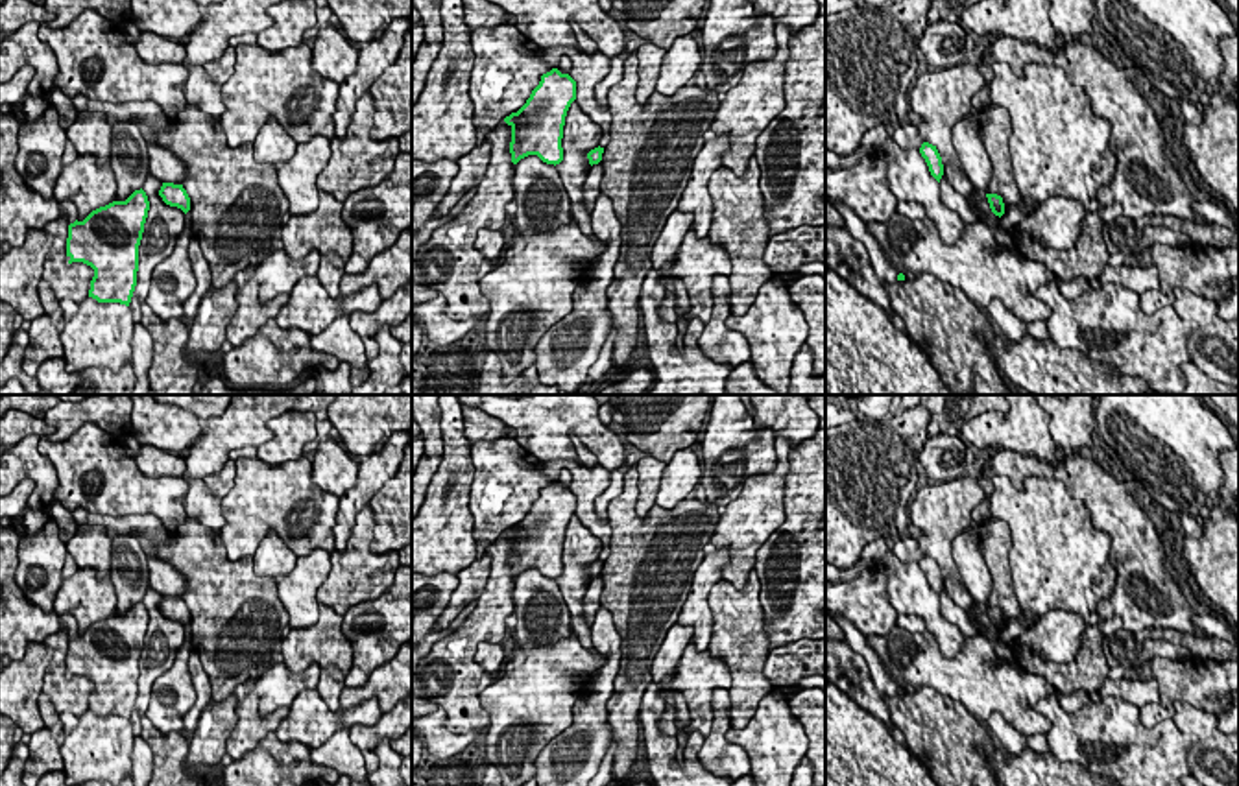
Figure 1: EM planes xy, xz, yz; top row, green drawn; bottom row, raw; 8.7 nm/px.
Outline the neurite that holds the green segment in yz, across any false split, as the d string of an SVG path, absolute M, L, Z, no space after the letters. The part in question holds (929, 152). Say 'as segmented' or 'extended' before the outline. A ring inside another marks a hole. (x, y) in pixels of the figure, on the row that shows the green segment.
as segmented; M923 142L920 148L920 153L929 166L931 175L940 183L940 179L944 175L944 164L942 164L942 157L940 157L936 146Z

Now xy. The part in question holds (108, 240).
extended; M142 188L126 201L113 201L92 210L83 221L78 220L72 201L59 201L59 216L70 223L66 262L83 262L94 269L89 297L129 306L148 210L150 201Z

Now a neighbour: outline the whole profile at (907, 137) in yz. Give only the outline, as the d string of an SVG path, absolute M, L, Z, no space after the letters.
M905 120L899 122L897 129L894 129L892 138L901 149L920 149L923 144L918 127Z

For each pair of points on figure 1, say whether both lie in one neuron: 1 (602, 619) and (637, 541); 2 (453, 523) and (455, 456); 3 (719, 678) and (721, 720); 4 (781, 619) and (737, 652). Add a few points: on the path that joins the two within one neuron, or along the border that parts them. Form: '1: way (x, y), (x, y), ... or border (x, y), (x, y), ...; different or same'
1: border (602, 604), (621, 639), (621, 650); different
2: way (453, 506), (460, 489), (460, 473); same
3: border (724, 687), (713, 692), (713, 722), (709, 729); different
4: border (759, 589), (763, 631), (770, 650); different

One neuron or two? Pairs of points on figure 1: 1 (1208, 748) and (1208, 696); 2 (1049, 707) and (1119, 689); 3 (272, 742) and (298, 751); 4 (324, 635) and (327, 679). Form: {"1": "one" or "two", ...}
{"1": "two", "2": "two", "3": "one", "4": "one"}

